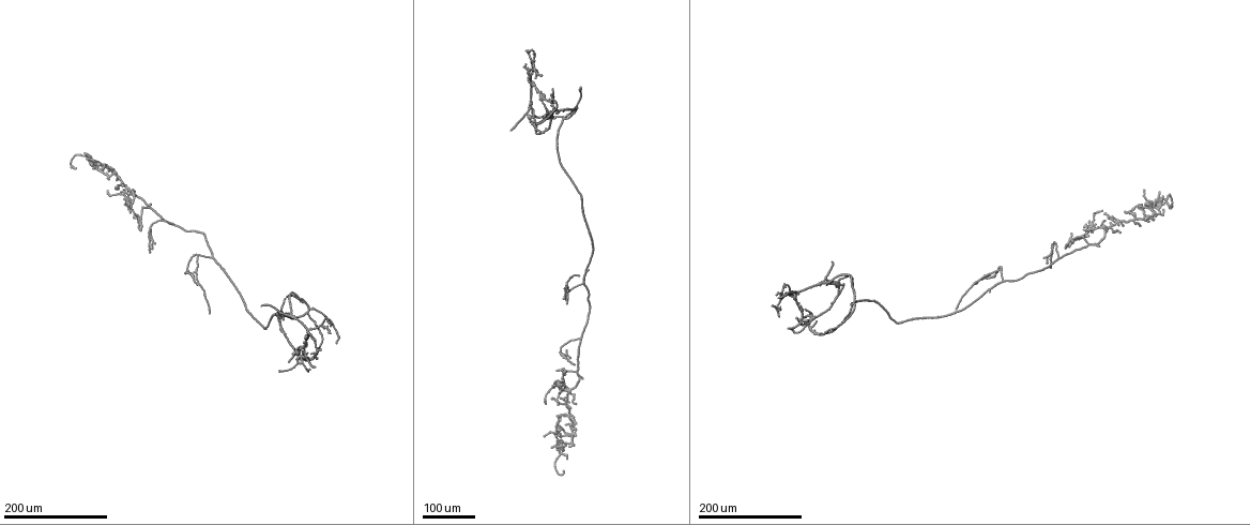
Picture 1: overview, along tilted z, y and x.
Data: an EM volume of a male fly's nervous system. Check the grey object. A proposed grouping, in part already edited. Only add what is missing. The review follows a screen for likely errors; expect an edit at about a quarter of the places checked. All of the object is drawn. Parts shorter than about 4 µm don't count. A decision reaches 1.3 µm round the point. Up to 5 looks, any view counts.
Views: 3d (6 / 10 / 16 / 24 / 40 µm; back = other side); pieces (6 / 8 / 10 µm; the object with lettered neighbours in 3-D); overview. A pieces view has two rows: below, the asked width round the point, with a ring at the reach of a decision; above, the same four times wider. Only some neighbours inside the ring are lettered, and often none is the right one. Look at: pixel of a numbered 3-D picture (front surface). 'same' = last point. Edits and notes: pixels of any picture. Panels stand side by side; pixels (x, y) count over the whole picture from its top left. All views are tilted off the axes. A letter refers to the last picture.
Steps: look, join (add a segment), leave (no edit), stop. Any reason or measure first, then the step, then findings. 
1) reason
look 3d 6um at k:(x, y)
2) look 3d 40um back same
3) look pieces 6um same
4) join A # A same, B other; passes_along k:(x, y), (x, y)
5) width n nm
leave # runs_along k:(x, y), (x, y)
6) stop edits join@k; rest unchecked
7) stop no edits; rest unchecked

end of a long branch
look 3d 24um at 1:(535, 54)

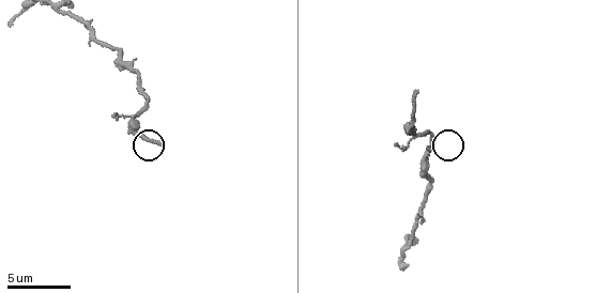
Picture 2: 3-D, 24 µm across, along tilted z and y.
see the neighbours
look pieces 8um at 2:(161, 144)

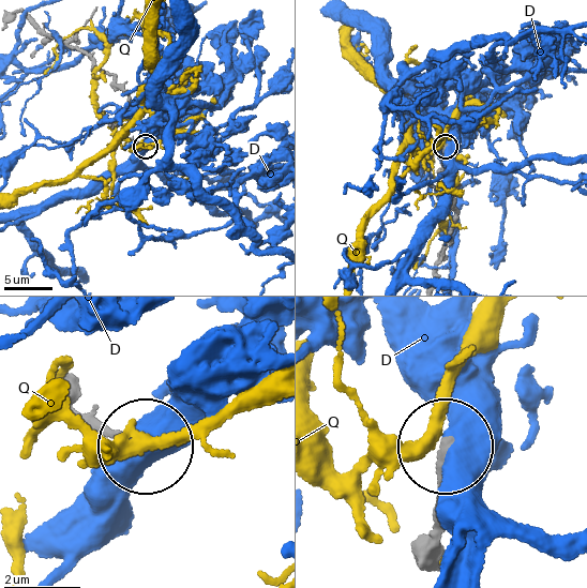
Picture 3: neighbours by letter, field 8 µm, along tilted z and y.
leave # D other, Q other; none of them fits

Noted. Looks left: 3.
an open end
look 3d 40um at 1:(313, 336)

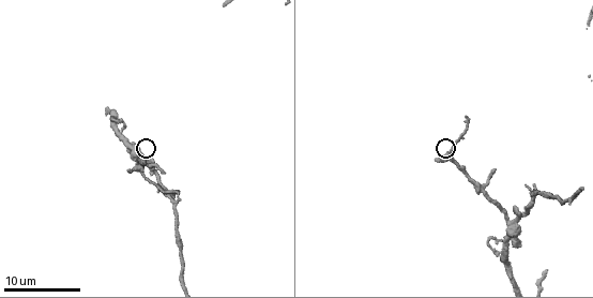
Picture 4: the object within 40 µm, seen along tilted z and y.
look pieces 6um at 4:(127, 172)

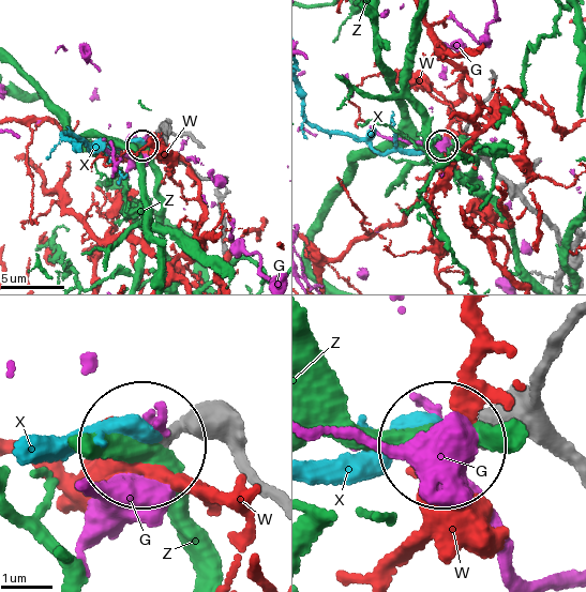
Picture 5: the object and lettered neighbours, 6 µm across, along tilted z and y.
join X # G other, W other, X same, Z other; it goes on there

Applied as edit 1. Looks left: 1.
stop edits join@5; rest unchecked

